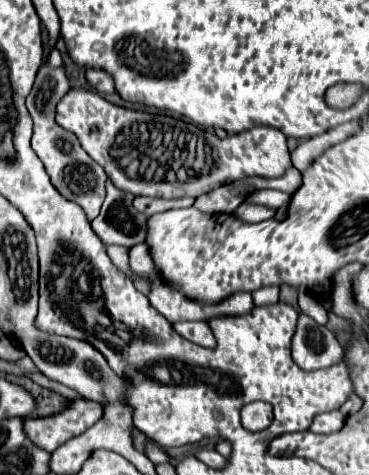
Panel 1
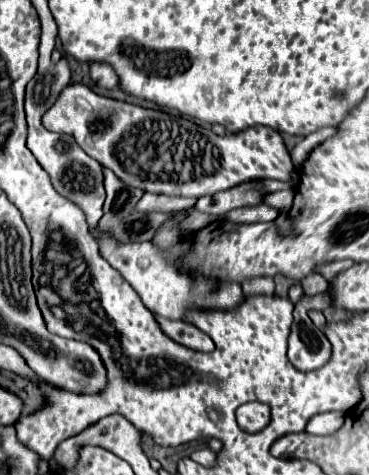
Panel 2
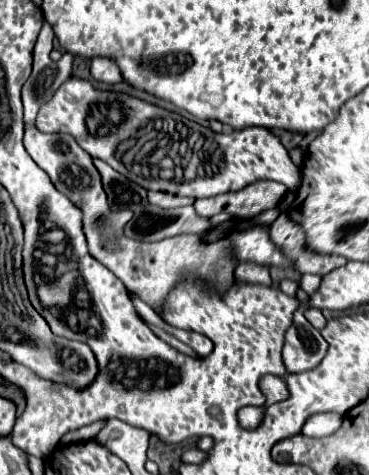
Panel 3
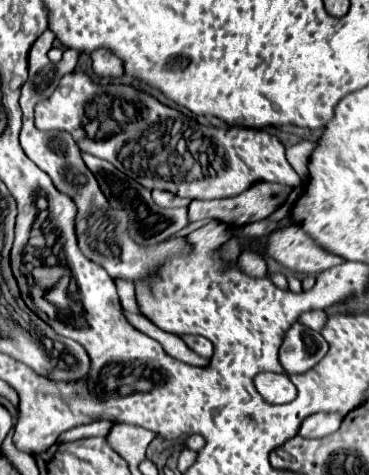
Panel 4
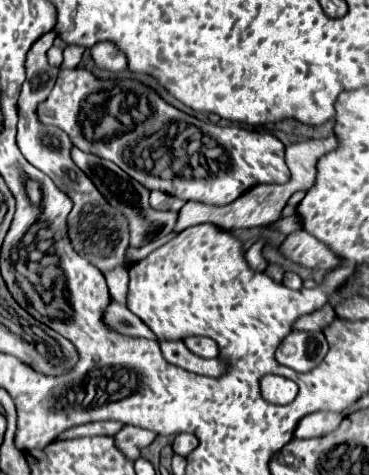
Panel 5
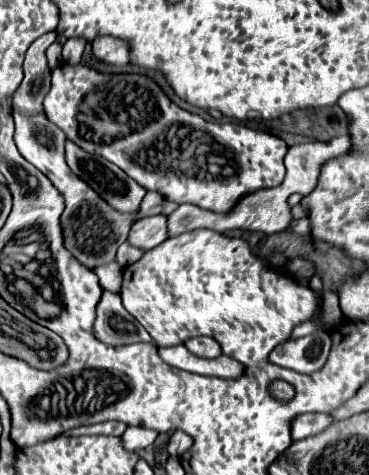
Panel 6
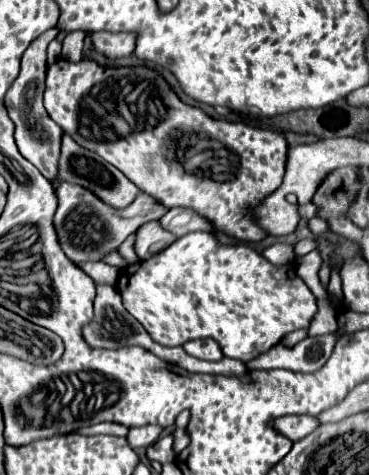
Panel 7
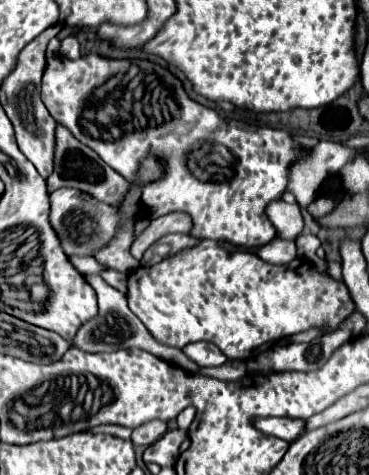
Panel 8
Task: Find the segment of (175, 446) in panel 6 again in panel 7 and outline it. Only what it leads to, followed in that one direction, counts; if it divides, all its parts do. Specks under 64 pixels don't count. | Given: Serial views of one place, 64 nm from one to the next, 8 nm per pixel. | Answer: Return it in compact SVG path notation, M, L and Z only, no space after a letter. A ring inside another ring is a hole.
M176 428L172 434L174 434L174 452L180 454L190 444L190 436L182 428Z

